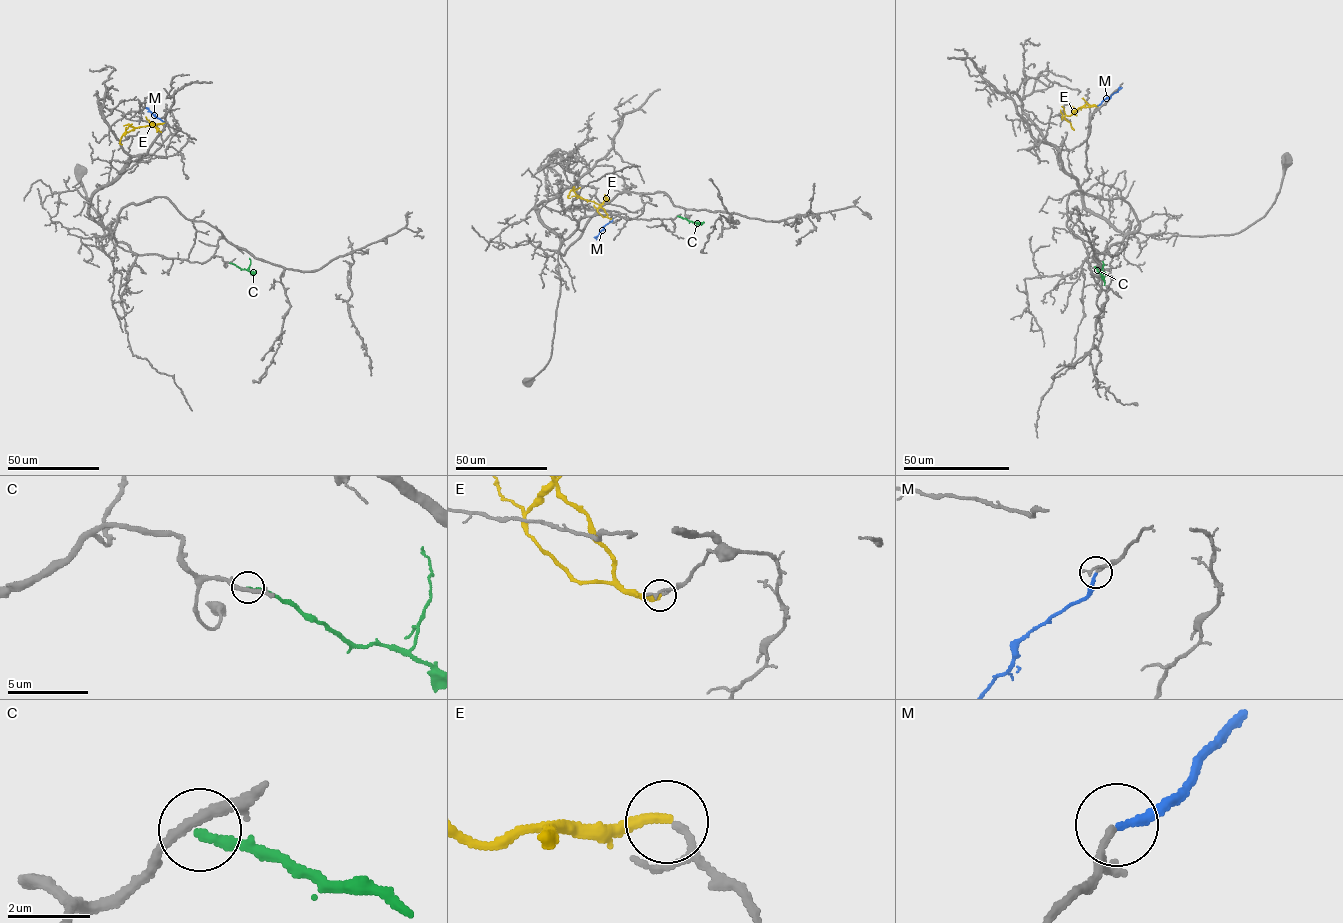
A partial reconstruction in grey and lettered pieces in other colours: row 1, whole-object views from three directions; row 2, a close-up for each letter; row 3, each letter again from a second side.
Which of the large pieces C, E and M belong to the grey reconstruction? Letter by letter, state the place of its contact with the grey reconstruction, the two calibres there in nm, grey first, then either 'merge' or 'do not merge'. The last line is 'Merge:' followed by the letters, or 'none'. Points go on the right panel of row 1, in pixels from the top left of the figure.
C: contact (1094, 266); calibres 260 and 240 nm; do not merge
E: contact (1097, 105); calibres 110 and 280 nm; do not merge
M: contact (1097, 105); calibres 110 and 190 nm; merge
Merge: M

